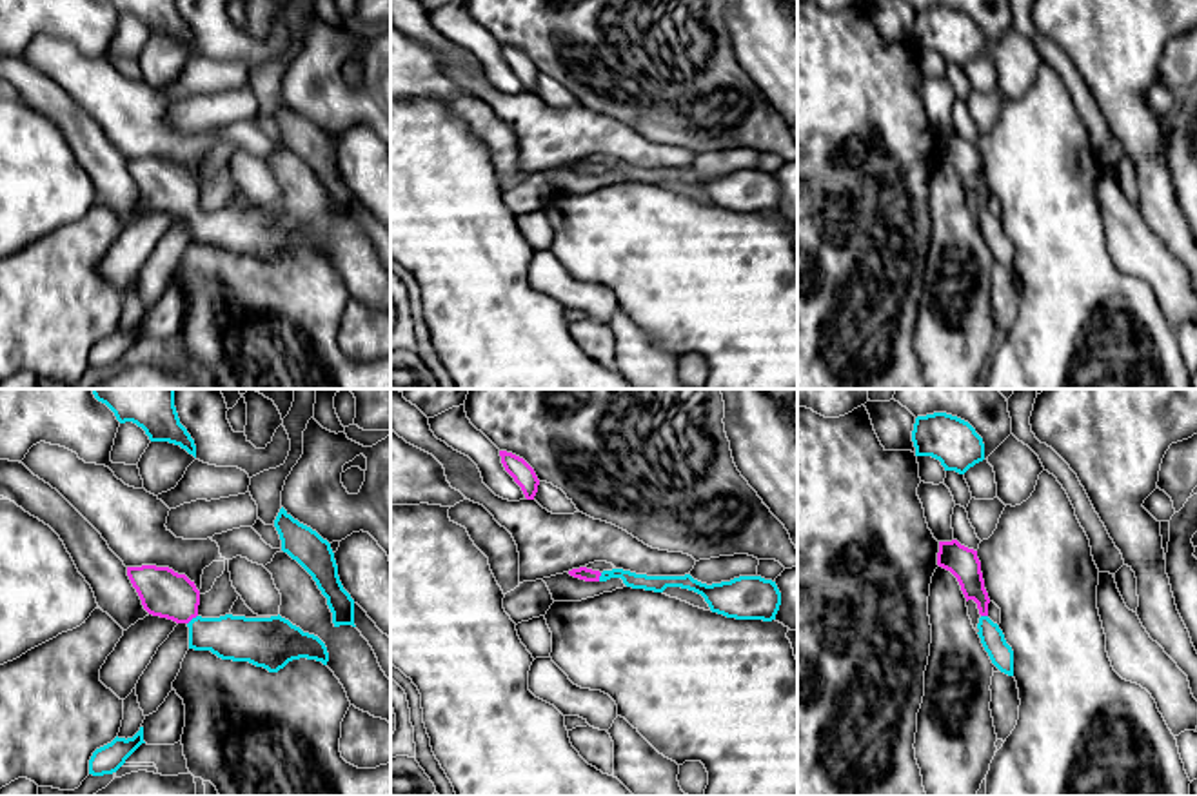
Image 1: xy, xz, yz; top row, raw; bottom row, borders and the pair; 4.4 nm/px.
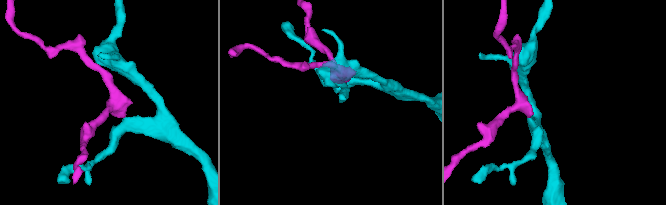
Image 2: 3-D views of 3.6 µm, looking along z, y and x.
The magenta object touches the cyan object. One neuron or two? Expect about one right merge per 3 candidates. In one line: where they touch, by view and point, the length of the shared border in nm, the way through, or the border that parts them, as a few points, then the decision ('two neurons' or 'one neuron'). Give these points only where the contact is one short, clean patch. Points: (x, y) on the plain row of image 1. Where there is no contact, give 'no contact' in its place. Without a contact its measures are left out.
contact xy (191, 211); length 60 nm; way xy (164, 186), (191, 211), (206, 226), (238, 231); one neuron

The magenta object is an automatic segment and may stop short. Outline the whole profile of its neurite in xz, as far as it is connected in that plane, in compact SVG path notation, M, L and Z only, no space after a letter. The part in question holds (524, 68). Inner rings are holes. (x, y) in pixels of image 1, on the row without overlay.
M500 44L501 56L505 64L514 71L514 75L521 80L527 93L534 93L538 85L539 73L534 62L519 49Z

